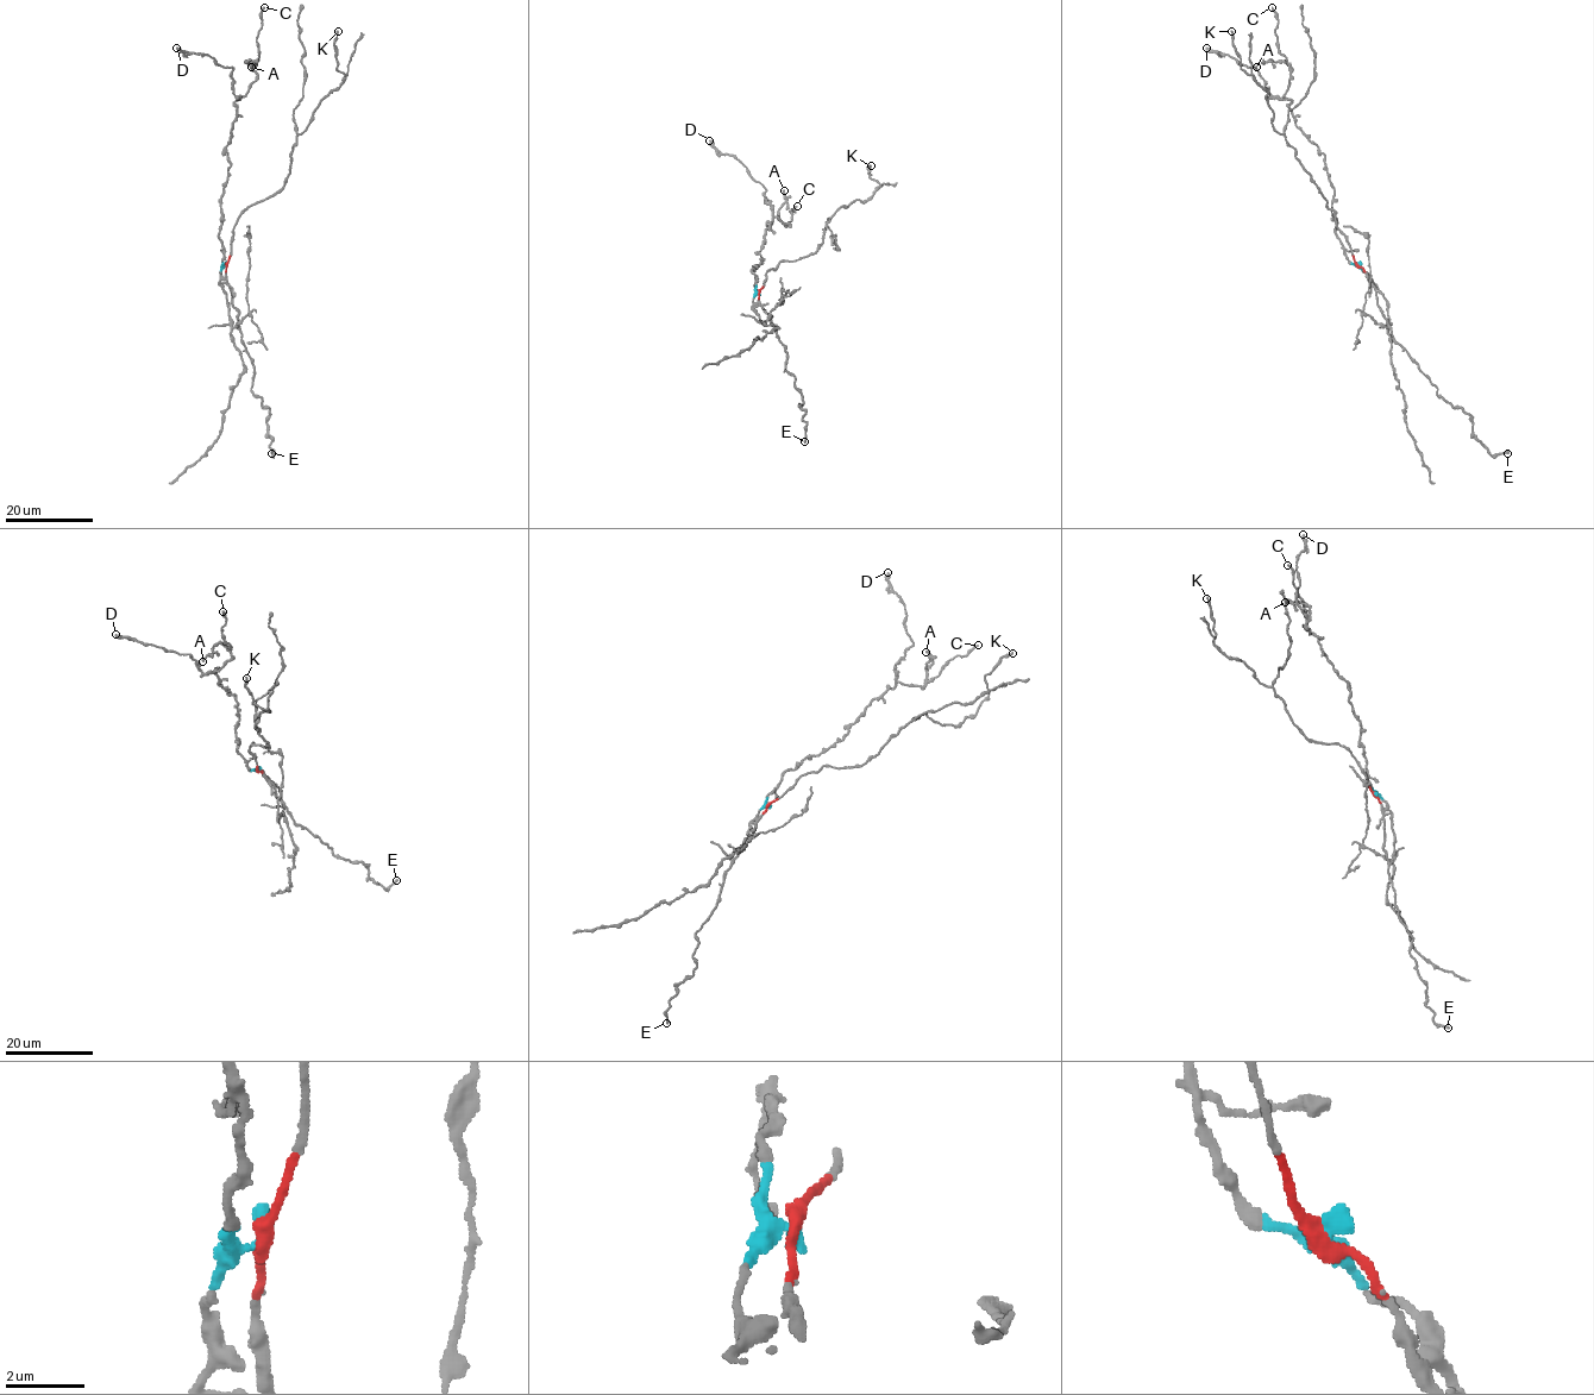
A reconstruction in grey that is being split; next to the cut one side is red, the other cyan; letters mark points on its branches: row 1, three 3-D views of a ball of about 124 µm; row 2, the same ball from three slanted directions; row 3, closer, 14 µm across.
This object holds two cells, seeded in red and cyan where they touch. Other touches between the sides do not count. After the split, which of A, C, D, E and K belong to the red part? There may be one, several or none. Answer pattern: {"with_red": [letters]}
{"with_red": ["E", "K"]}

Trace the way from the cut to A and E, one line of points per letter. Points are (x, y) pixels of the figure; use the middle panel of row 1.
A: (759, 293), (752, 270), (764, 259), (759, 250), (767, 222), (777, 217), (789, 224), (778, 217), (784, 189)
E: (759, 293), (758, 301), (771, 316), (786, 352), (784, 371), (795, 377), (802, 397), (804, 442)

